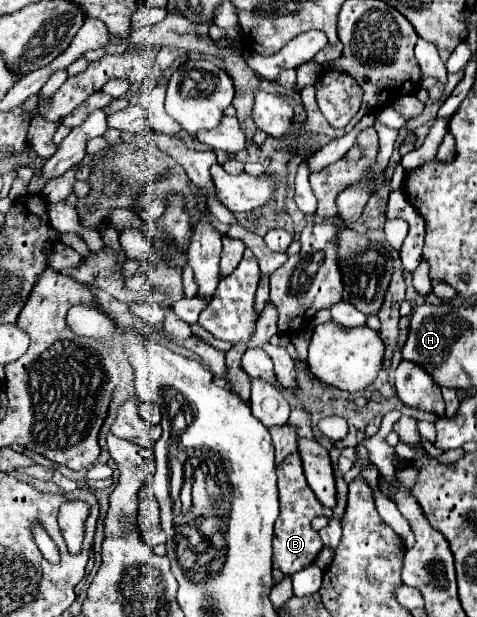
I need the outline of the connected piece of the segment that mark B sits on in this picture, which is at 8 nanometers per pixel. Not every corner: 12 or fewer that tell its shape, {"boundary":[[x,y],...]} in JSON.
{"boundary":[[299,454],[279,468],[281,514],[273,568],[311,566],[323,548],[311,528],[331,516],[311,492]]}

